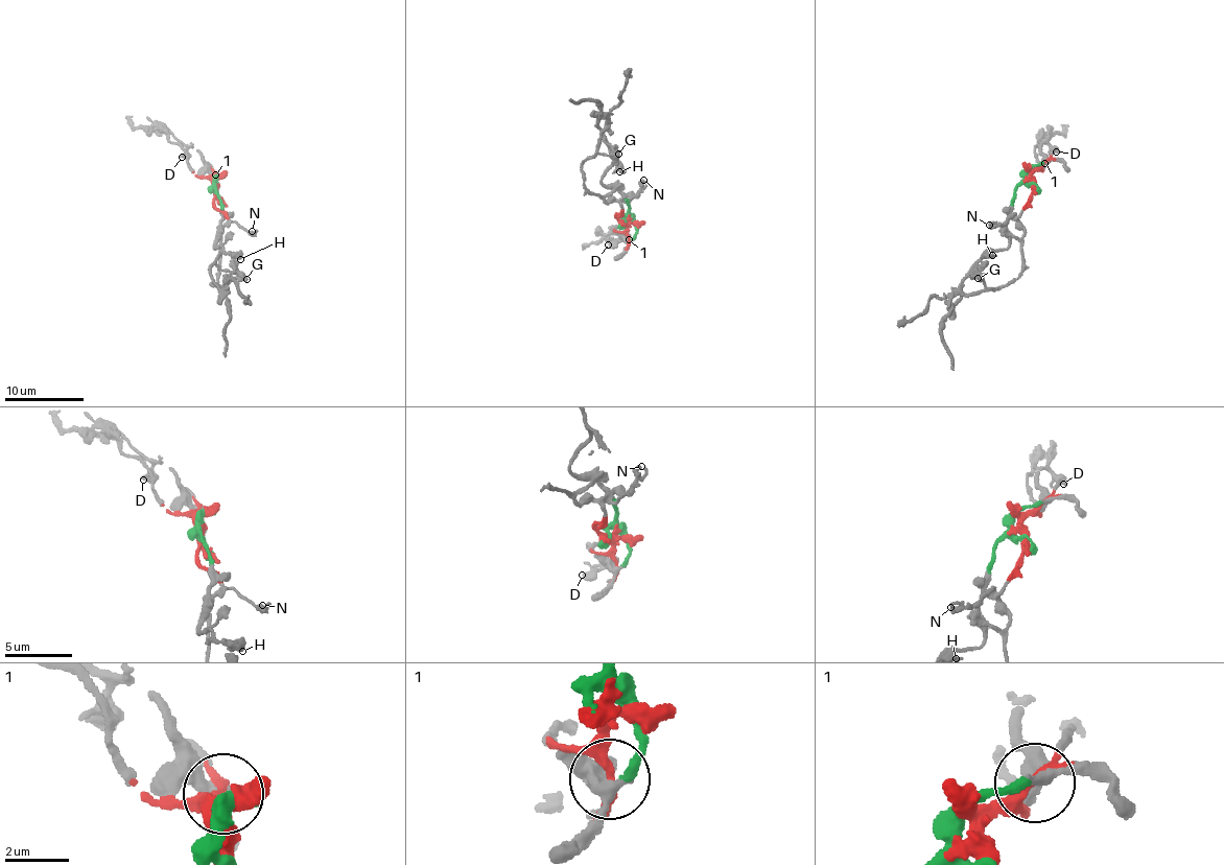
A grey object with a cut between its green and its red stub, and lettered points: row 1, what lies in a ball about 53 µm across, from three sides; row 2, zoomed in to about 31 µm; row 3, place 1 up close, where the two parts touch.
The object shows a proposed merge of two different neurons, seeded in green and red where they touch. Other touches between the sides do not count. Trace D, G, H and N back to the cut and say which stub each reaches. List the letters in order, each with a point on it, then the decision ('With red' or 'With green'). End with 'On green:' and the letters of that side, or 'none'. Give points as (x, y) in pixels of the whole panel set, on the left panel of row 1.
D: Place: (182, 157). With green
G: Place: (246, 279). With green
H: Place: (240, 259). With green
N: Place: (252, 231). With red
On green: D, G, H

